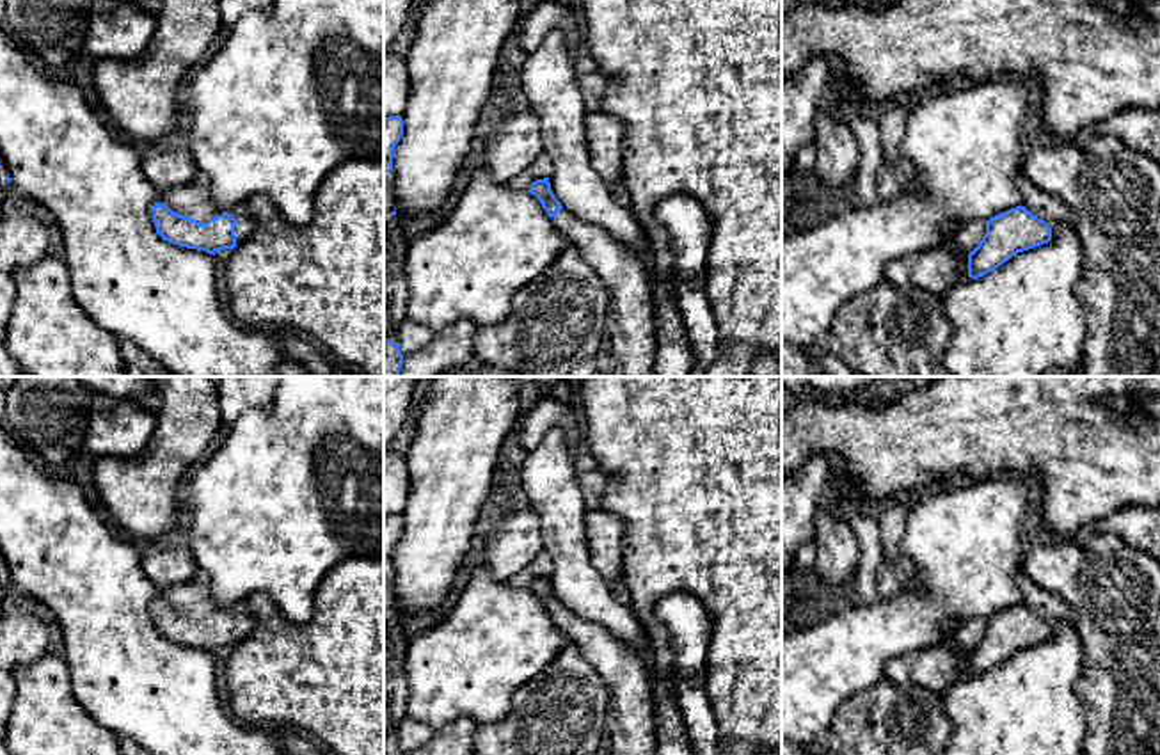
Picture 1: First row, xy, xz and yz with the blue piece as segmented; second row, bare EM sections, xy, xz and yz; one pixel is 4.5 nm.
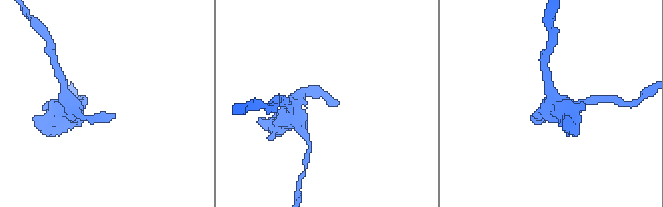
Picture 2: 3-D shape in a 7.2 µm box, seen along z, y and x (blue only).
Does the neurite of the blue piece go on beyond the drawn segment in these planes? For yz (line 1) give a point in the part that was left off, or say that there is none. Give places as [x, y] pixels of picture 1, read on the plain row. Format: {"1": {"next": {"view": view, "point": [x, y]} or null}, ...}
{"1": {"next": null}}

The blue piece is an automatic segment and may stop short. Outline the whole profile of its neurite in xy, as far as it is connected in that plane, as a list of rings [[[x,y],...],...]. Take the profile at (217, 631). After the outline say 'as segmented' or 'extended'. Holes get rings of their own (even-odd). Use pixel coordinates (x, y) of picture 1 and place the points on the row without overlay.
[[[162,600],[153,604],[153,620],[156,631],[169,641],[215,652],[236,645],[236,616],[224,609],[208,620],[197,620],[179,613]]] | as segmented

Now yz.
[[[1025,604],[1011,606],[986,618],[986,631],[968,652],[968,675],[979,677],[1014,652],[1052,638],[1052,625]]] | as segmented

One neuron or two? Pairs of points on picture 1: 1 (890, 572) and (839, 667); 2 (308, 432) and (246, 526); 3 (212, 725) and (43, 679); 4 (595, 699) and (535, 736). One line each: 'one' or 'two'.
1: two
2: one
3: two
4: one

